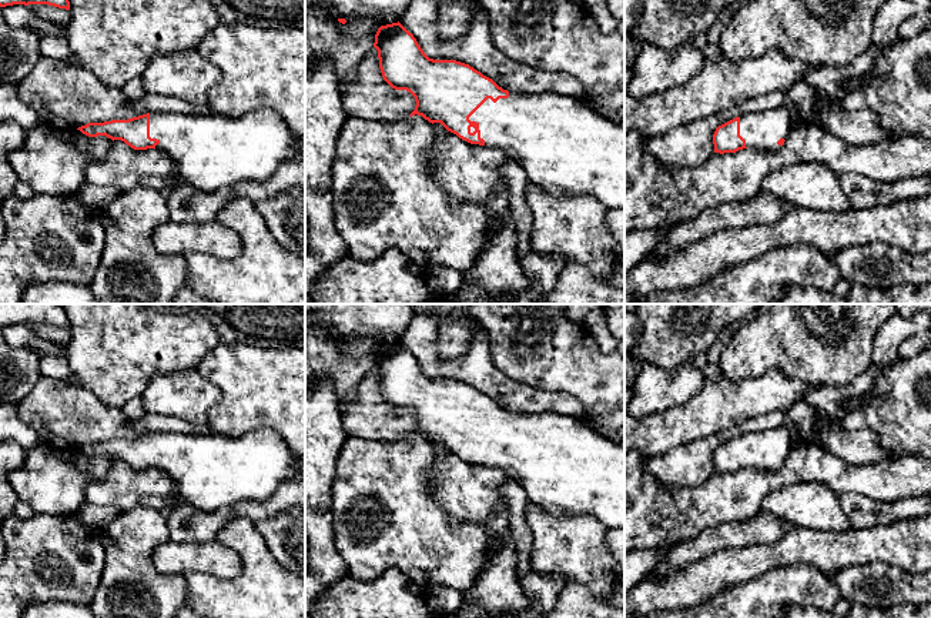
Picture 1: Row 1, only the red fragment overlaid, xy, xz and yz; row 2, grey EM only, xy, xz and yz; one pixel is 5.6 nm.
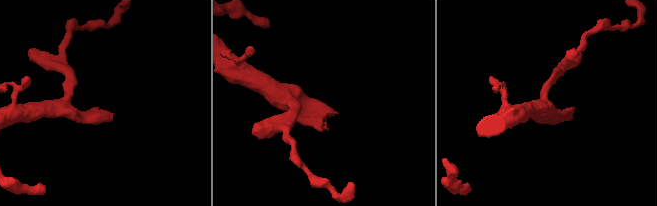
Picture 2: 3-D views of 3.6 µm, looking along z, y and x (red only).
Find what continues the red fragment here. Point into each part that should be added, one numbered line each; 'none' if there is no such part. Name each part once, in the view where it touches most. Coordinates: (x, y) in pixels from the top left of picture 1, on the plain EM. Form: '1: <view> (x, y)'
1: xz (566, 468)

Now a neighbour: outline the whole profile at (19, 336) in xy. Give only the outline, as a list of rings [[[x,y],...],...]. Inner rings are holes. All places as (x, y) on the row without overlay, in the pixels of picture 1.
[[[13,324],[3,327],[4,341],[16,348],[30,348],[41,355],[66,355],[66,348],[40,338],[29,325]]]

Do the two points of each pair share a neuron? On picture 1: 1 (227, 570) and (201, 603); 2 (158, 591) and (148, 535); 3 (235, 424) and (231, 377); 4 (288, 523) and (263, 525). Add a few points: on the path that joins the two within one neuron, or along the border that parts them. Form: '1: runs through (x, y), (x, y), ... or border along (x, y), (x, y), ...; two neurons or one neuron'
1: border along (243, 561), (243, 570), (233, 578), (187, 574); two neurons
2: runs through (144, 577), (143, 550); one neuron
3: runs through (235, 413), (235, 388); one neuron
4: runs through (283, 525), (268, 525); one neuron

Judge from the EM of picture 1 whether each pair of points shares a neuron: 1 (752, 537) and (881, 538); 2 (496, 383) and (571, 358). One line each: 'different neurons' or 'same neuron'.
1: different neurons
2: different neurons

